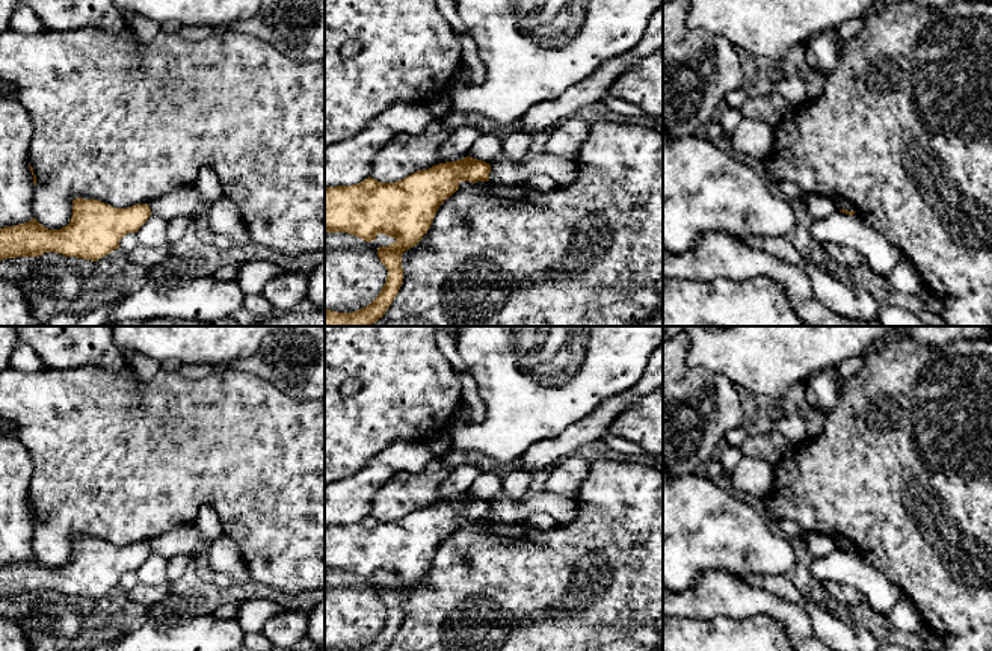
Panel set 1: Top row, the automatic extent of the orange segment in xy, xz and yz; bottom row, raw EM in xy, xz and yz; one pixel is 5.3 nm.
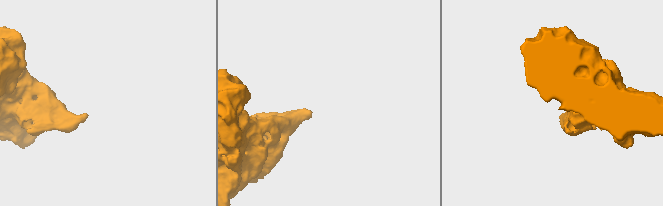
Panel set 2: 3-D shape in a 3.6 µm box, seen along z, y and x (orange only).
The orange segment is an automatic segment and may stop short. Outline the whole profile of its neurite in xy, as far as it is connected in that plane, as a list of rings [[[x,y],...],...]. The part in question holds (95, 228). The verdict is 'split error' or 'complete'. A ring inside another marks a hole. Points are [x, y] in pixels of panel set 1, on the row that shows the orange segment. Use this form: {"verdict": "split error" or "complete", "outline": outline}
{"verdict": "complete", "outline": [[[75,198],[71,221],[60,230],[48,230],[35,218],[0,228],[0,260],[56,252],[97,261],[118,249],[125,234],[137,233],[151,214],[148,204],[115,208],[98,199]]]}

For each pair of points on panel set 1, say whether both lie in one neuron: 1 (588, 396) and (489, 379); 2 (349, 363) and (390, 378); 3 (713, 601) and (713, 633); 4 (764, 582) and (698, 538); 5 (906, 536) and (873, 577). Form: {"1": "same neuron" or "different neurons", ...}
{"1": "same neuron", "2": "same neuron", "3": "different neurons", "4": "different neurons", "5": "different neurons"}

